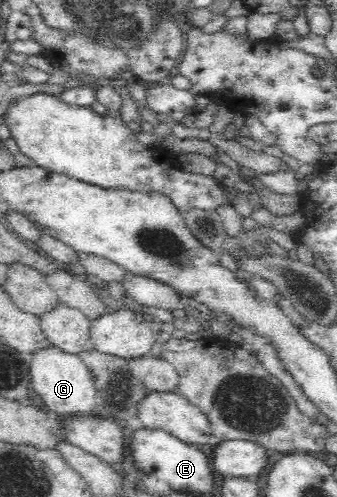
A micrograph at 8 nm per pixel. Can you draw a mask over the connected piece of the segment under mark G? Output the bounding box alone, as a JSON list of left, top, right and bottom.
[28,344,99,416]

